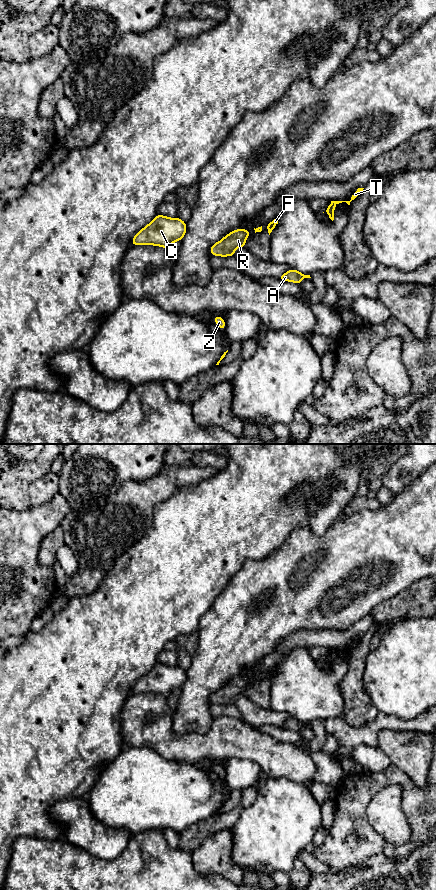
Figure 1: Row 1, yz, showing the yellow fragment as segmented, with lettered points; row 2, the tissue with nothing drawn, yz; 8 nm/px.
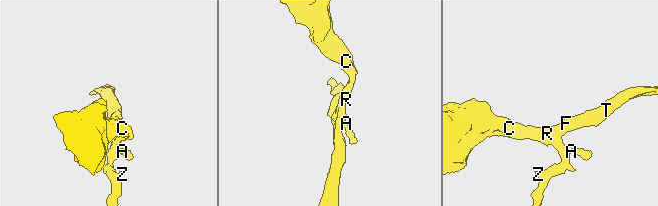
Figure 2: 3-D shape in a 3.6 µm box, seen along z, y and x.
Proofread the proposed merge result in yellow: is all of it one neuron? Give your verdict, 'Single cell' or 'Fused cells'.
Single cell

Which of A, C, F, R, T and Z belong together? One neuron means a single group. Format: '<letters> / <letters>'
A C F R T Z

